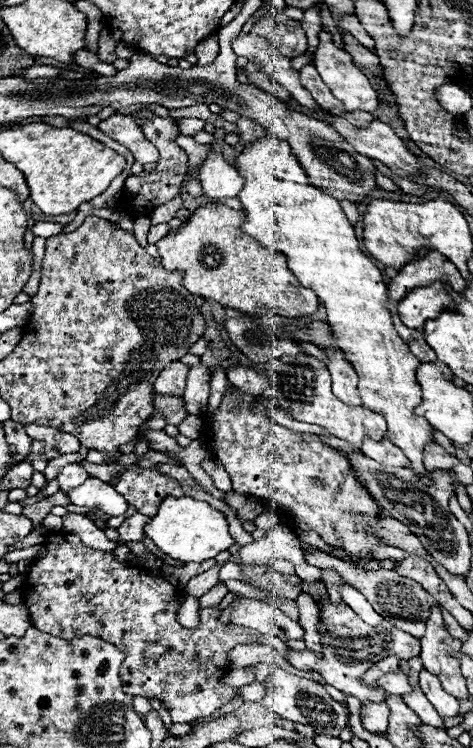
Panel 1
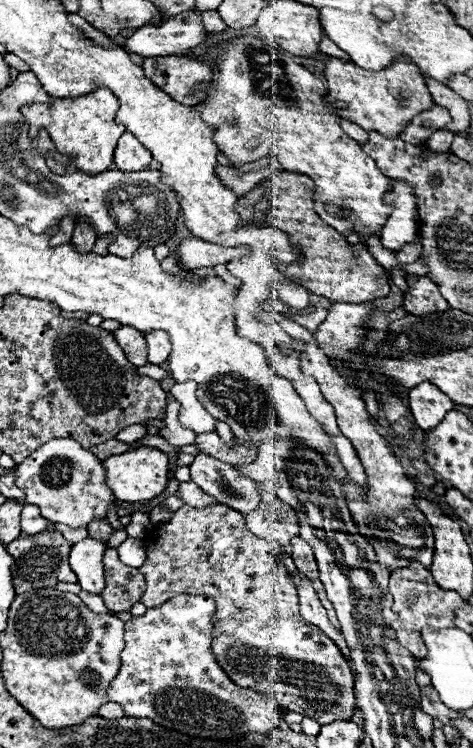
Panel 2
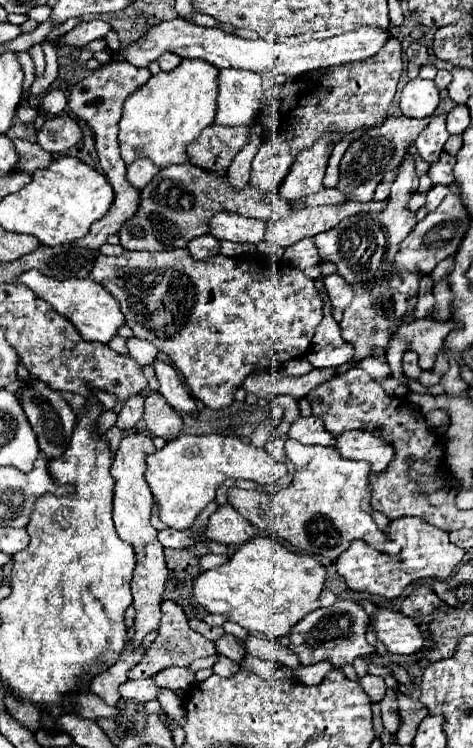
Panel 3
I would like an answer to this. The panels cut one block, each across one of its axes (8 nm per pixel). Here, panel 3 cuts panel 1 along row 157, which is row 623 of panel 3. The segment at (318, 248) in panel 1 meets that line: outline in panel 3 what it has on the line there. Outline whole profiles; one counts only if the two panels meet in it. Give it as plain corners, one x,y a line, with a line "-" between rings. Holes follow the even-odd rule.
256,536
244,542
226,564
200,572
192,584
192,598
208,612
224,614
248,632
280,638
288,636
290,628
308,612
320,608
318,594
324,578
326,568
314,556
292,552
274,538

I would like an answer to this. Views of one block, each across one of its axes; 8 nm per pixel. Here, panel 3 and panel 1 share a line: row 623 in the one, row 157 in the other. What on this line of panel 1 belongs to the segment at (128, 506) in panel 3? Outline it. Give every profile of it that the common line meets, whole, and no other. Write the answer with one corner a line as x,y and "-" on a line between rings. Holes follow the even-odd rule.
114,114
106,120
102,120
98,128
106,136
110,136
112,140
126,146
134,154
136,162
140,162
140,164
158,162
158,150
146,140
142,128
132,118
122,116
122,114

